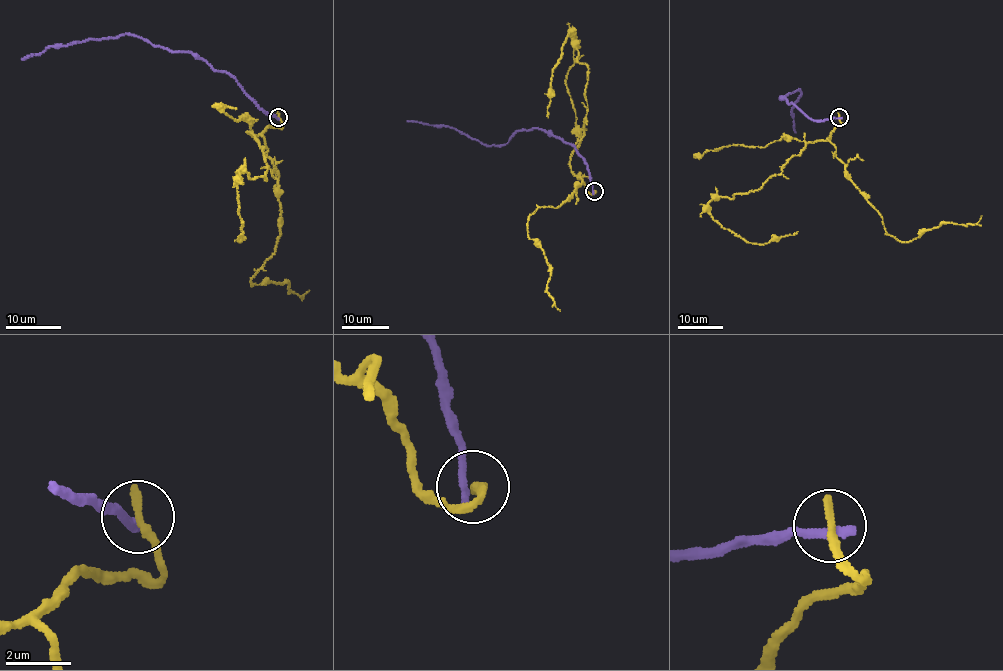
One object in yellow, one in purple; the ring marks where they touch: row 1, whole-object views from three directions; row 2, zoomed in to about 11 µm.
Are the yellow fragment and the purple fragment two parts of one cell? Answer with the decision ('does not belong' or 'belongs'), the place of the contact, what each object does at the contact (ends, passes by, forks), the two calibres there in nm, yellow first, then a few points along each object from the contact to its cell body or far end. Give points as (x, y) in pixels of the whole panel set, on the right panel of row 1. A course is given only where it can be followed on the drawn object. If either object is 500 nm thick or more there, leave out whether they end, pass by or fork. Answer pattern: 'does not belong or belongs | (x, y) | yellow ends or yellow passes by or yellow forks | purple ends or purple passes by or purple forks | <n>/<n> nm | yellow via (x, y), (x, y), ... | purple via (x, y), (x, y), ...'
does not belong | (839, 117) | yellow ends | purple ends | 320/320 nm | yellow via (838, 117), (843, 124), (829, 137), (809, 141), (757, 189), (708, 203), (711, 217), (749, 242), (798, 231) | purple via (840, 117), (813, 120), (781, 96), (782, 100), (796, 90), (801, 95), (791, 110), (795, 133)

